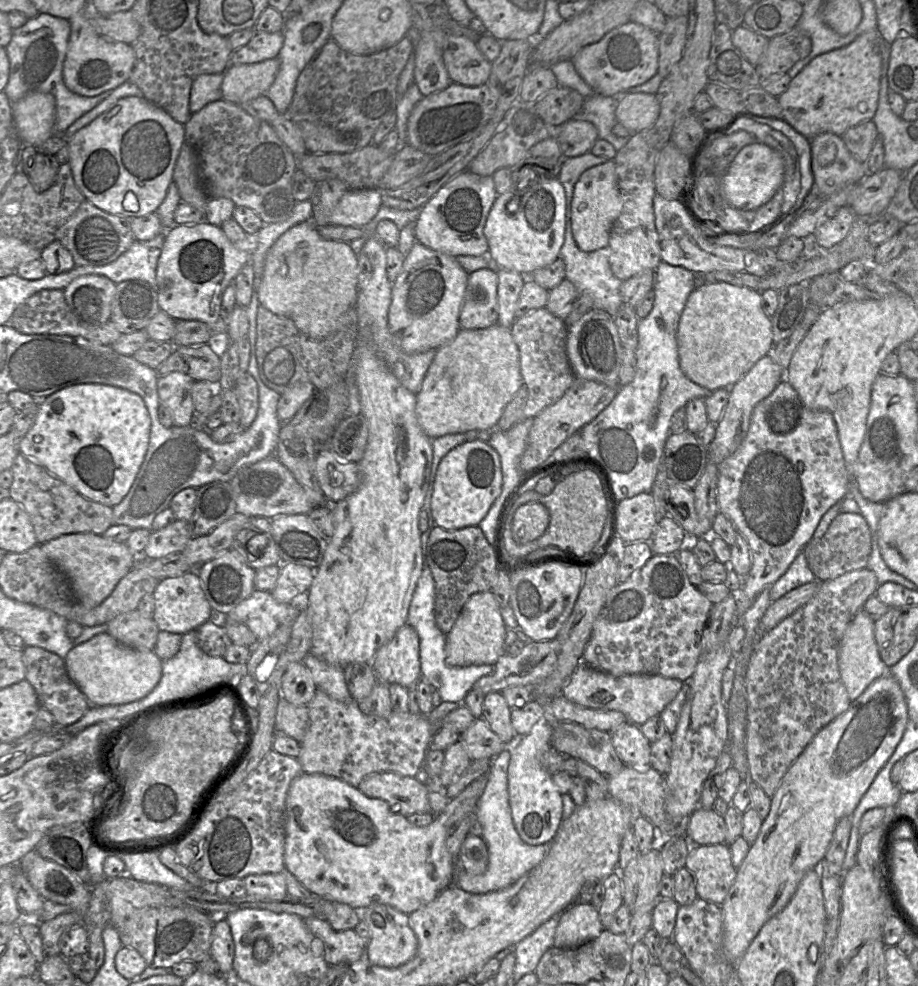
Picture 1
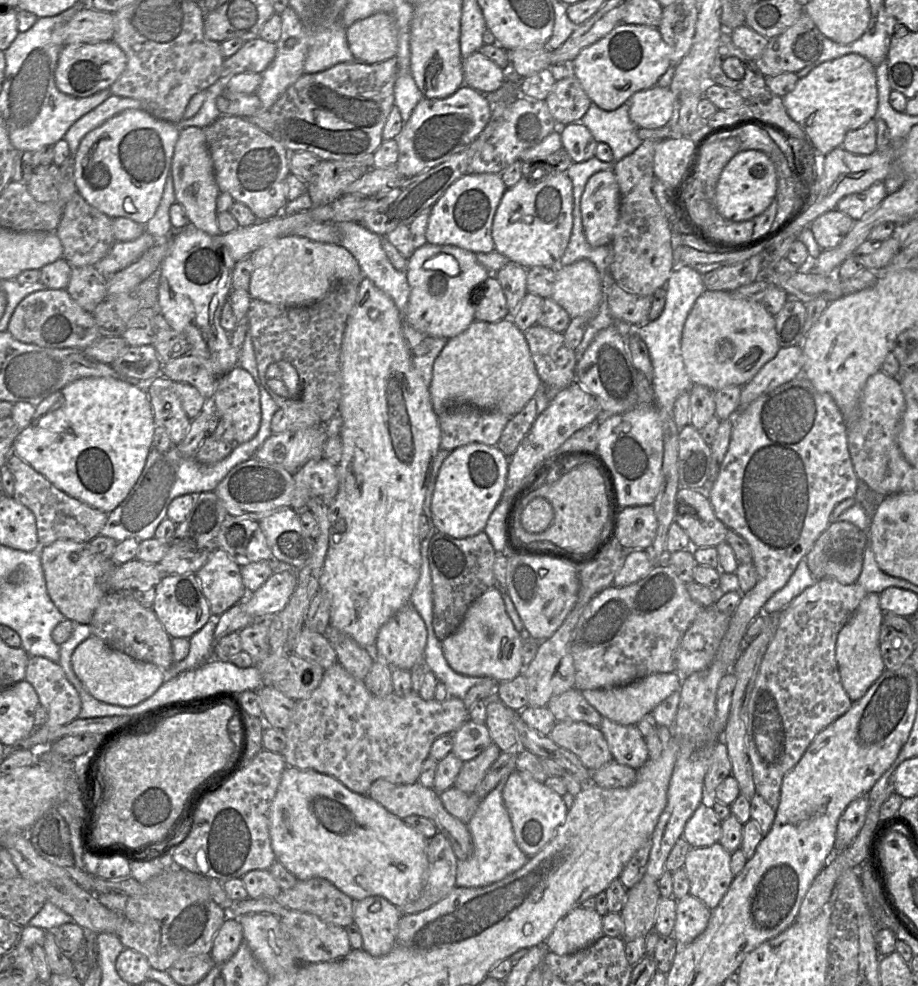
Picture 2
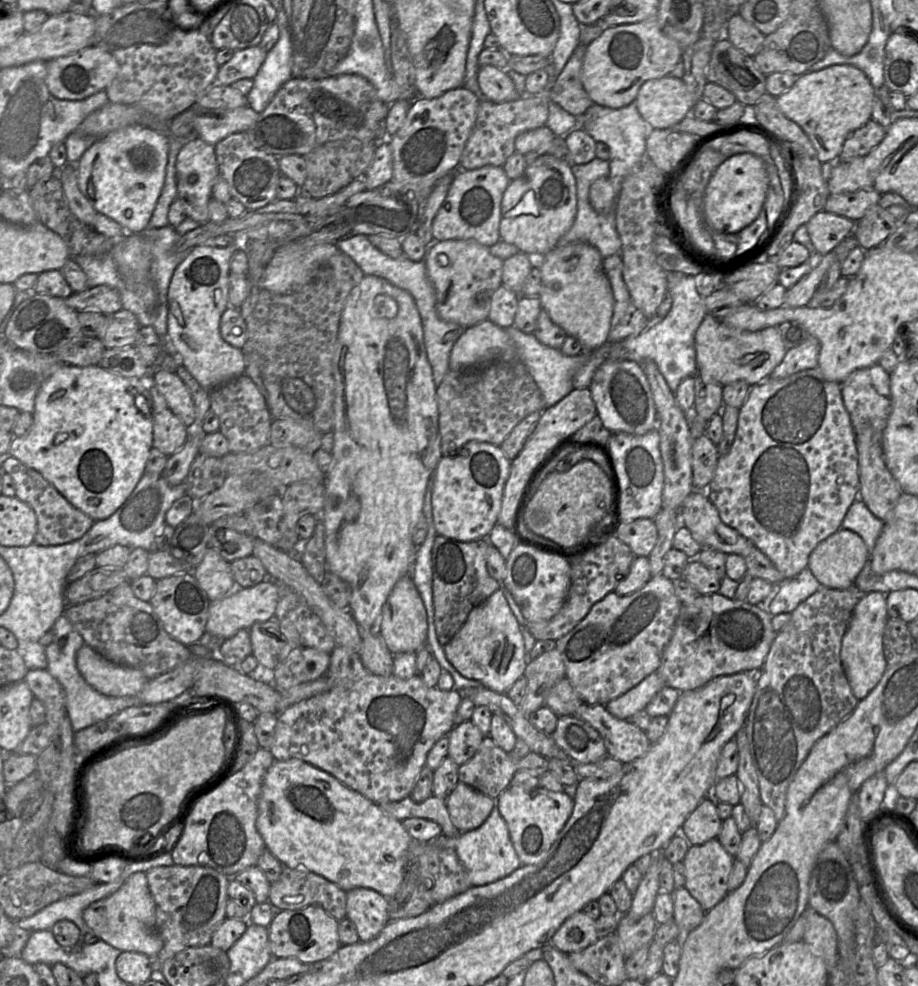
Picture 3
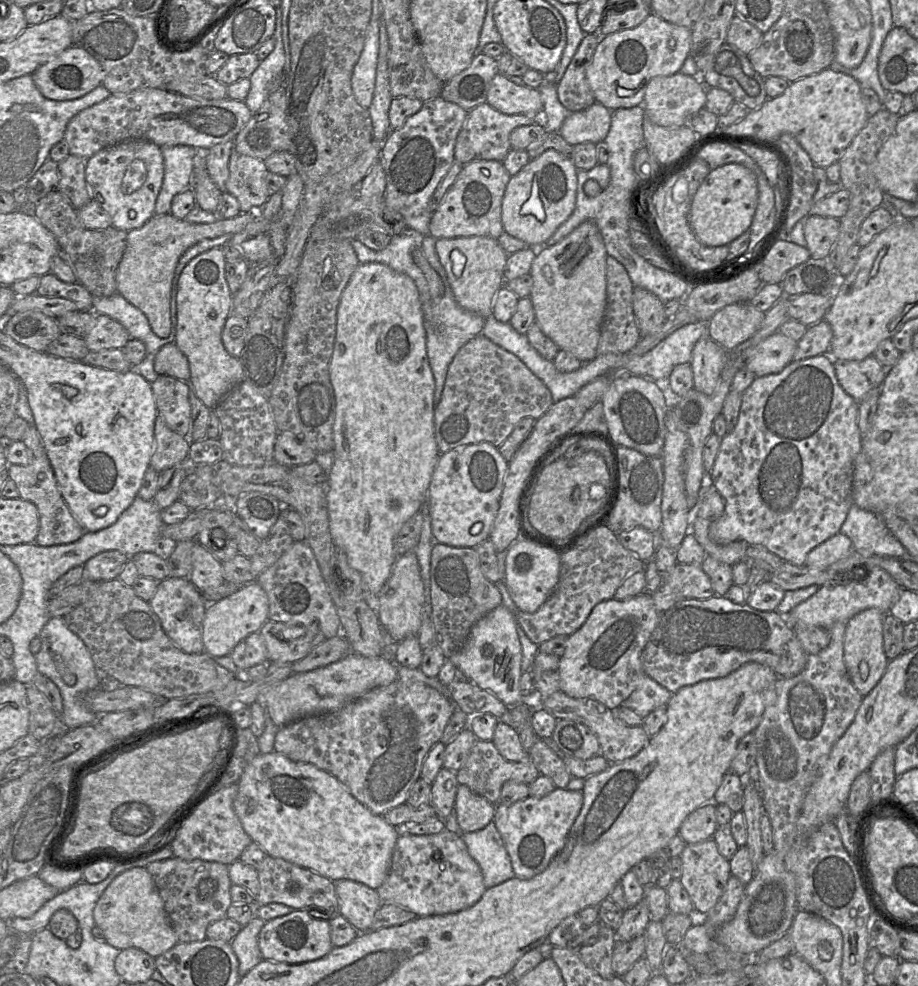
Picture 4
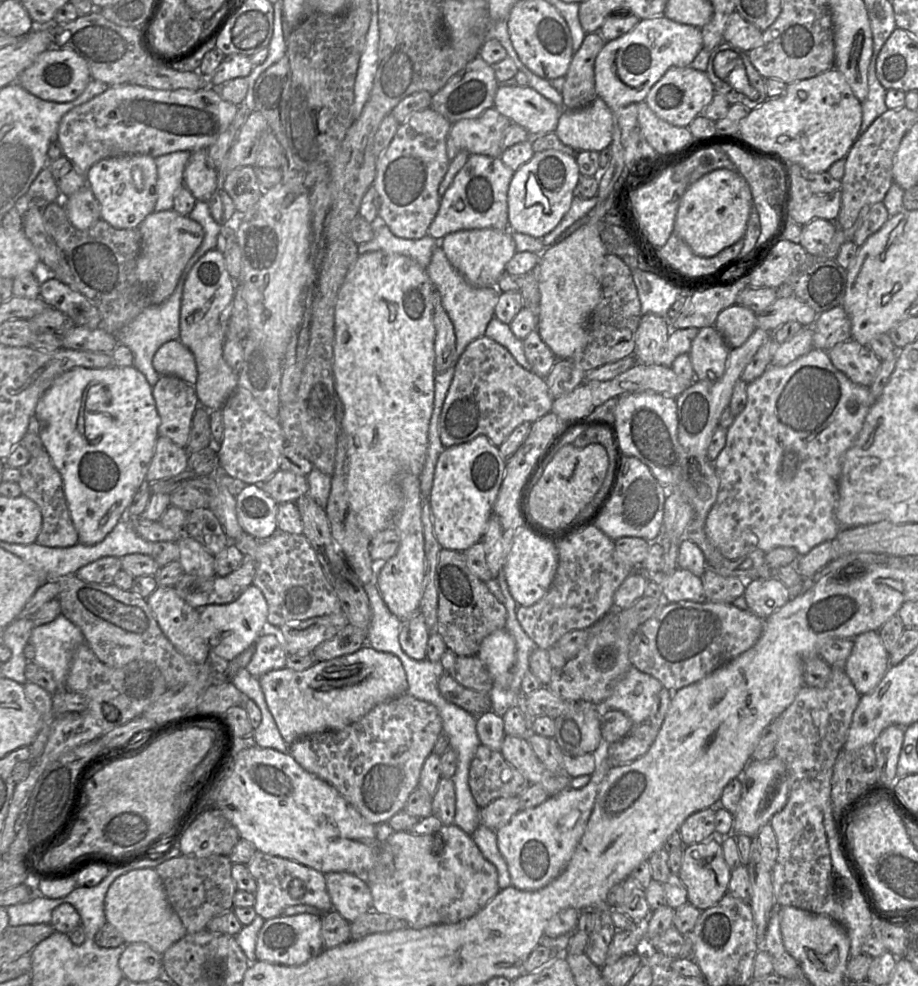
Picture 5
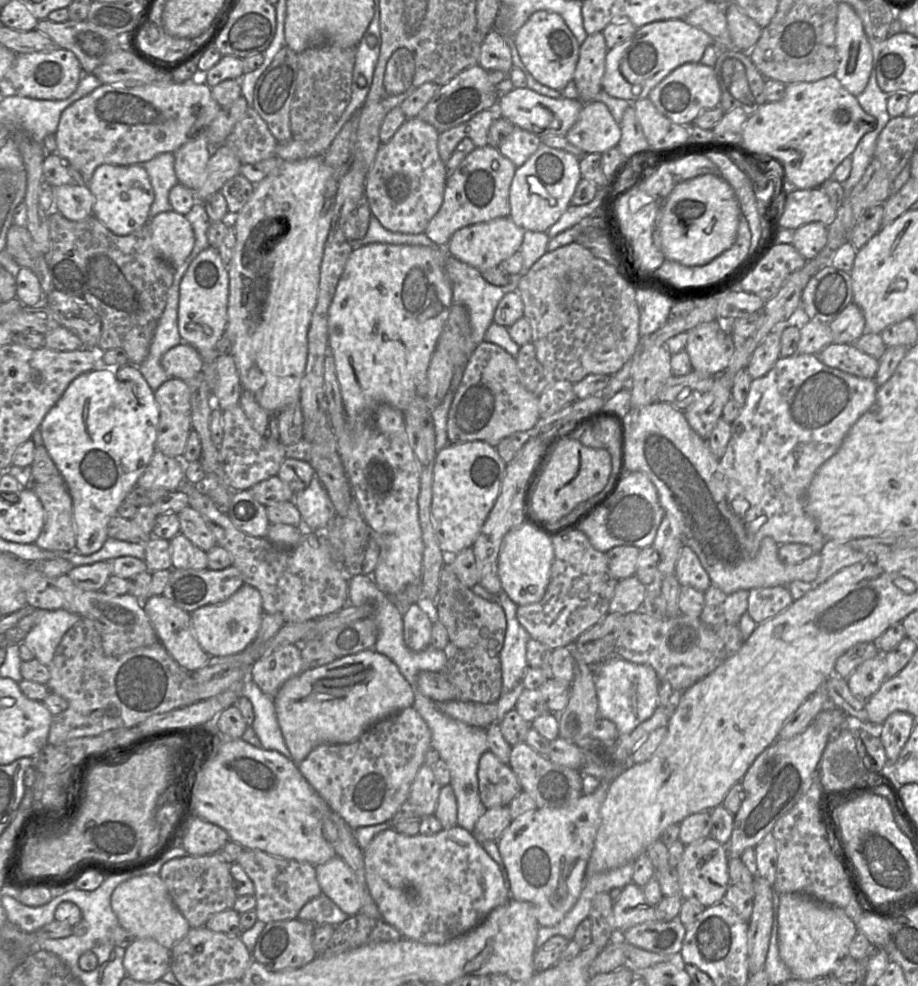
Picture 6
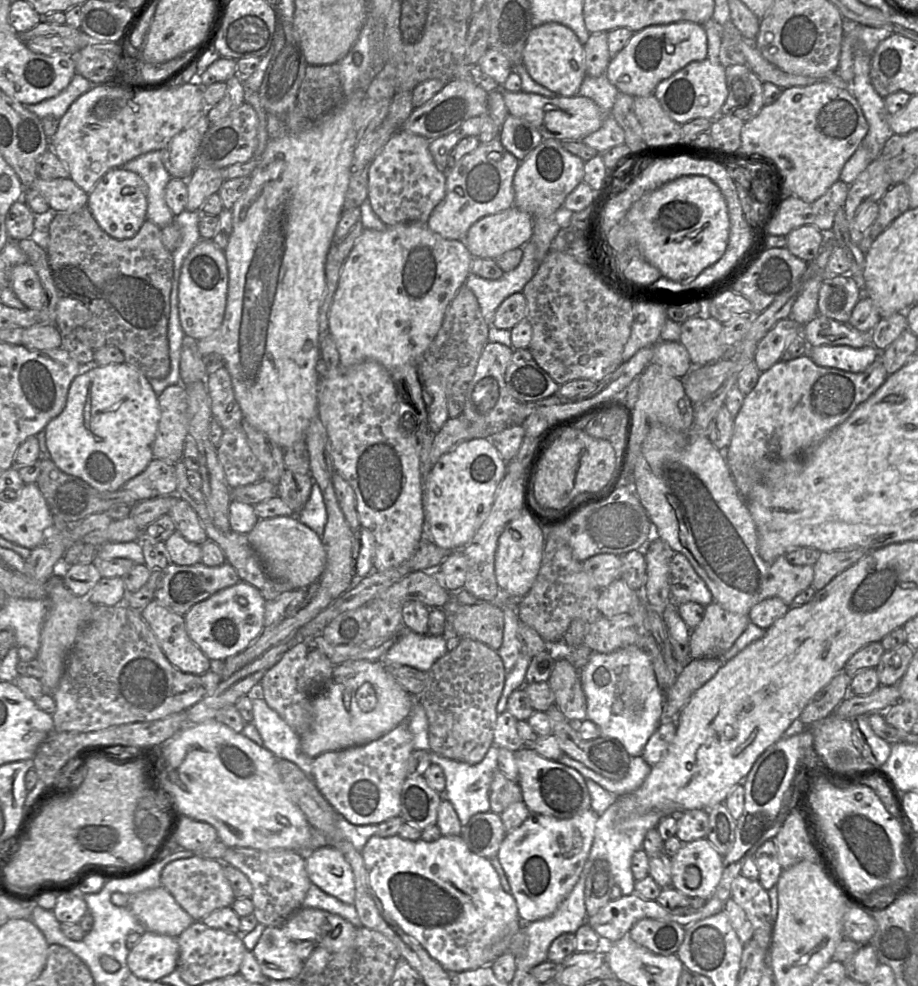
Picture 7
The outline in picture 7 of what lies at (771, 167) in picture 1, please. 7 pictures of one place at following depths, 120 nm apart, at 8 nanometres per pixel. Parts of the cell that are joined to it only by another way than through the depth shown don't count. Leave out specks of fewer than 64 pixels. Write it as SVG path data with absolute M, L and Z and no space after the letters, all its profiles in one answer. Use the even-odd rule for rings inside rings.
M703 175L682 176L646 193L626 213L624 226L630 242L638 246L646 261L675 282L689 282L716 263L726 251L730 234L726 200L720 188Z

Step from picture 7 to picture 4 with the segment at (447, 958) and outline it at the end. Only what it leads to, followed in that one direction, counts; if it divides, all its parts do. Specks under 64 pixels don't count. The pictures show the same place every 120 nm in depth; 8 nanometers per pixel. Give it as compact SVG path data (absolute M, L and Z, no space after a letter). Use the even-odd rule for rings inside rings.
M444 829L437 834L430 835L399 835L396 845L393 850L391 864L388 875L383 884L377 889L377 893L381 899L382 904L391 903L397 904L413 911L418 917L431 916L431 915L444 915L455 913L464 909L467 909L477 903L486 890L484 884L482 871L478 863L469 854L465 842L462 840L461 835L452 832L448 829Z

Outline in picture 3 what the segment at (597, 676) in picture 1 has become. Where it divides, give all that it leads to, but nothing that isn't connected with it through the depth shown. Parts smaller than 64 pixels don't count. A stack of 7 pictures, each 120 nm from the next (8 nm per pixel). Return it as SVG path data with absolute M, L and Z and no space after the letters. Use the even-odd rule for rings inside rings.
M655 671L623 695L609 701L605 708L619 719L630 720L635 713L644 710L664 686L662 677Z

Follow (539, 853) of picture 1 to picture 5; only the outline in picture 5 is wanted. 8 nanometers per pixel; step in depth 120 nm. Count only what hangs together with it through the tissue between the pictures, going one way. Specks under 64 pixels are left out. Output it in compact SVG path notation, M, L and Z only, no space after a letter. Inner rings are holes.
M481 823L471 837L483 856L496 867L500 889L512 885L507 863L498 849L496 830Z

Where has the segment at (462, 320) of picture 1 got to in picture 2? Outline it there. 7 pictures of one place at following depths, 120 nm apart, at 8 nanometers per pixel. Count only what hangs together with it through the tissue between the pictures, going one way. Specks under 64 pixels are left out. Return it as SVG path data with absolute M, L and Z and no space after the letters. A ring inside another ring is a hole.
M494 274L484 282L484 290L473 296L475 320L483 322L498 322L511 318L503 289Z

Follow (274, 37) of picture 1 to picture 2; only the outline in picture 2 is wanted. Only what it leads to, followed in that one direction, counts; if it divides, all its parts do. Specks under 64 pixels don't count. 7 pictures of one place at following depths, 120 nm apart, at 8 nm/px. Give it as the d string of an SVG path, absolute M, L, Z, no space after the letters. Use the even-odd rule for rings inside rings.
M259 37L244 42L243 46L232 56L225 58L220 77L233 77L241 73L261 74L276 55L276 43Z

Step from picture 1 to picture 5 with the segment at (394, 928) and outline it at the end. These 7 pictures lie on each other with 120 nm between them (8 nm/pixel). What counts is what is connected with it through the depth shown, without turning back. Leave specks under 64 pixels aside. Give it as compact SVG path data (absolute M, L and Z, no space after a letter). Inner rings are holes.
M330 872L325 874L325 880L333 910L348 922L373 910L372 894L365 877L349 872Z

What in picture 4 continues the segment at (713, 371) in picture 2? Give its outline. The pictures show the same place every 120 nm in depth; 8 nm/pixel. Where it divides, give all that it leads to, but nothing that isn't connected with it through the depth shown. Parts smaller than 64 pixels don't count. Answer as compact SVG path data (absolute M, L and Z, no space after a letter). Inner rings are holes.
M775 332L746 352L743 368L753 372L756 377L777 374L790 362L798 342Z

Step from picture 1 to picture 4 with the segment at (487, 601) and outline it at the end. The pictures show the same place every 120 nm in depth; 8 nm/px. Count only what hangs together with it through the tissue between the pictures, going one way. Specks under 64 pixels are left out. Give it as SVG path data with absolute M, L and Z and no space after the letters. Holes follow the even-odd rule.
M503 604L481 618L471 629L463 647L449 659L470 682L490 692L506 706L522 703L520 677L522 675L522 647L516 629L516 617Z

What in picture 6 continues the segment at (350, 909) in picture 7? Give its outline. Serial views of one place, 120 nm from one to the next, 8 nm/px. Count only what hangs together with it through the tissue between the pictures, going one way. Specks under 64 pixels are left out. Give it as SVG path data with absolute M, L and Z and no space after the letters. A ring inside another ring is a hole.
M323 893L309 901L300 910L297 919L315 925L341 924L349 915L344 913L331 899Z

